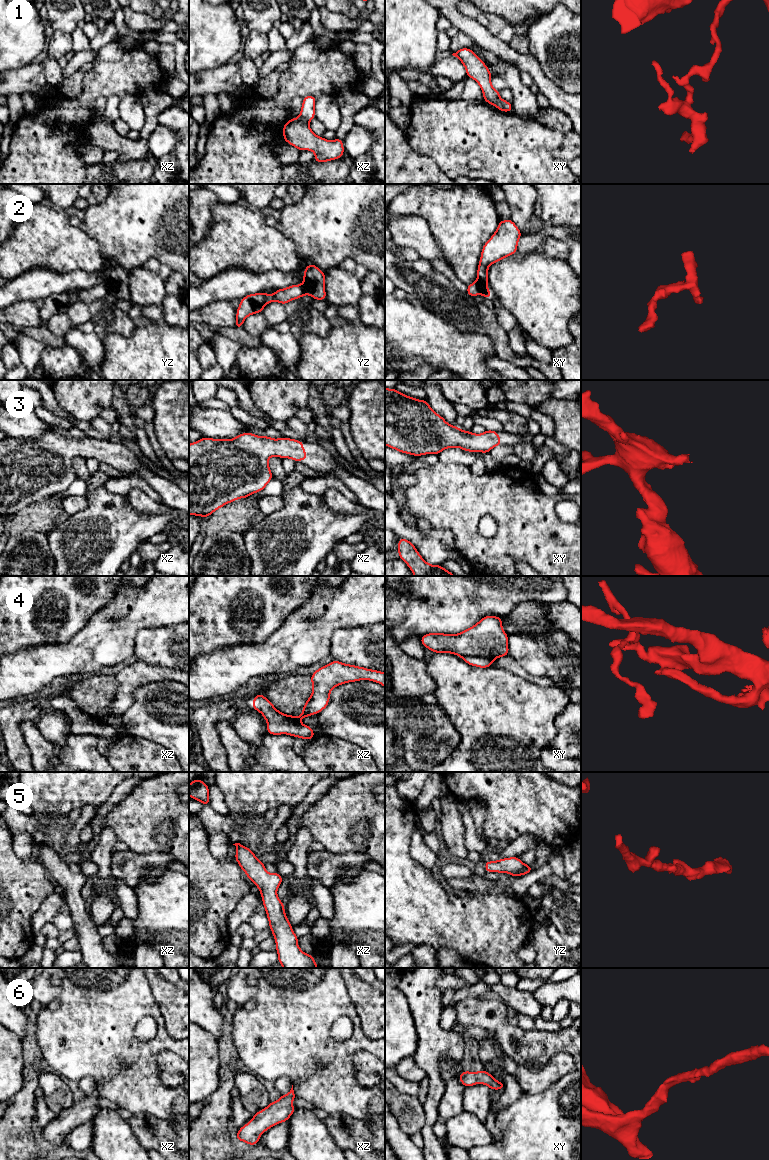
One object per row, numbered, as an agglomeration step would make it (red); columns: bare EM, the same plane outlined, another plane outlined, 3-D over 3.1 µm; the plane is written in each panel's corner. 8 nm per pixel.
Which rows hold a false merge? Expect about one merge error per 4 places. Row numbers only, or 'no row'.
1, 4

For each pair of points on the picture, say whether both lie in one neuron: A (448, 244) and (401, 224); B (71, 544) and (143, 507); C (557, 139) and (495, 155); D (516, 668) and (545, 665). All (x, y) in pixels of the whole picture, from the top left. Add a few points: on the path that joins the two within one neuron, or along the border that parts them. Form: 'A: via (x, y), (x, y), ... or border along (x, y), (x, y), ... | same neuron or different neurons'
A: border along (420, 218), (426, 221), (444, 259) | different neurons
B: border along (127, 498), (136, 511), (159, 514) | different neurons
C: via (541, 142), (521, 150), (510, 150) | same neuron
D: border along (509, 654), (529, 673), (544, 676) | different neurons

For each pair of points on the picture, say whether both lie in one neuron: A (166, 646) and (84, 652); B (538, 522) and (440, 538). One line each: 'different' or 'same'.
A: different
B: different

